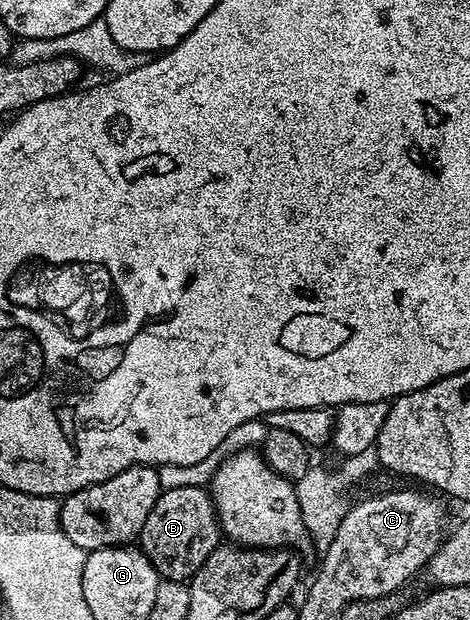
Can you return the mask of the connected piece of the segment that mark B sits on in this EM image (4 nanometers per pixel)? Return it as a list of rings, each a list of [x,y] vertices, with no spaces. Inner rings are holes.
[[[167,487],[152,508],[141,528],[139,547],[152,562],[161,579],[185,583],[219,547],[221,528],[214,500],[205,487]]]

